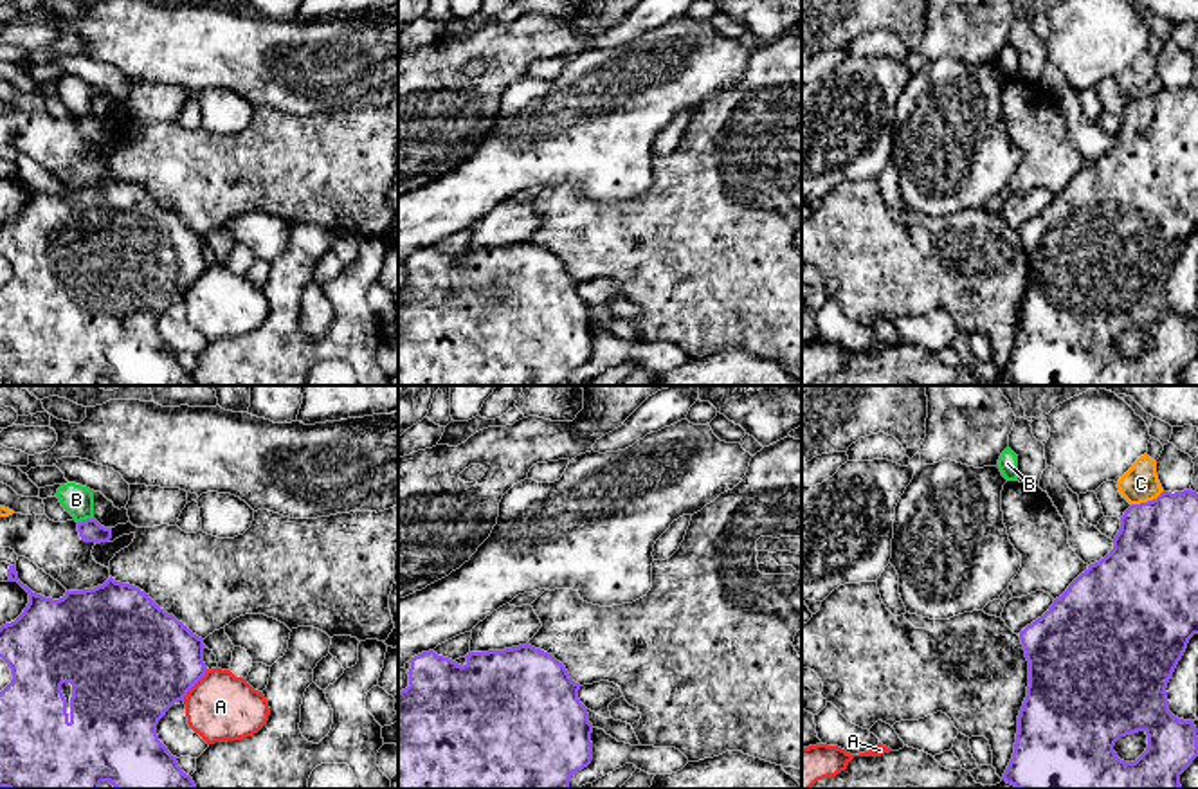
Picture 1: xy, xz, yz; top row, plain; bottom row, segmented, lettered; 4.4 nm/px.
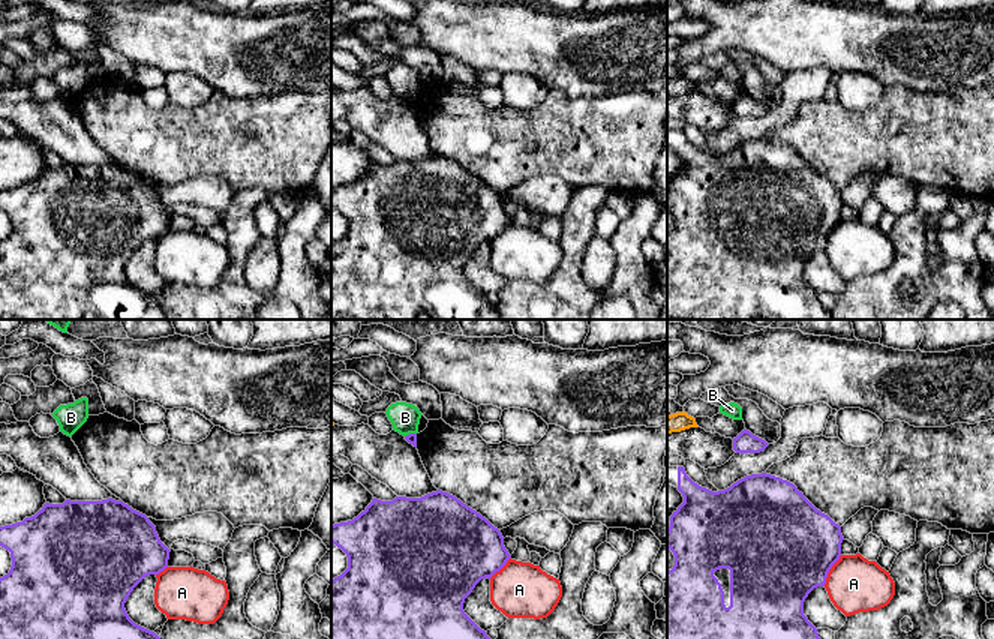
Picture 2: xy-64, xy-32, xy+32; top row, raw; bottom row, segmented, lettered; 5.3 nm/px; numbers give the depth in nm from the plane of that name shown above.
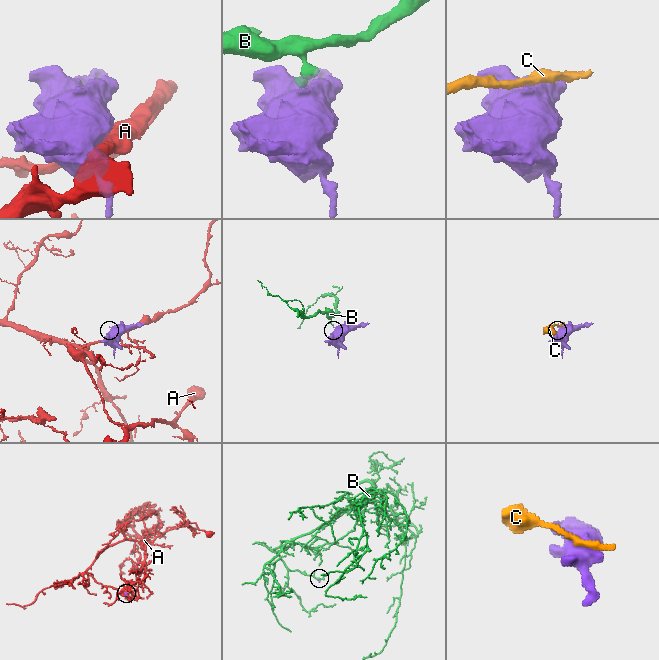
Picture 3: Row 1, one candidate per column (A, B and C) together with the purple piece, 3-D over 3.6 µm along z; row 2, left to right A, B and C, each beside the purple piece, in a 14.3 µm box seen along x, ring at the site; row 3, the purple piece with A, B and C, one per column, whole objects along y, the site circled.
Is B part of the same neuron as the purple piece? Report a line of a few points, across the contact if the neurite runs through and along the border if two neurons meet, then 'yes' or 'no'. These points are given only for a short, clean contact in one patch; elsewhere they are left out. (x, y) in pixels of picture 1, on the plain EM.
xy (92, 114), (78, 119) | no

